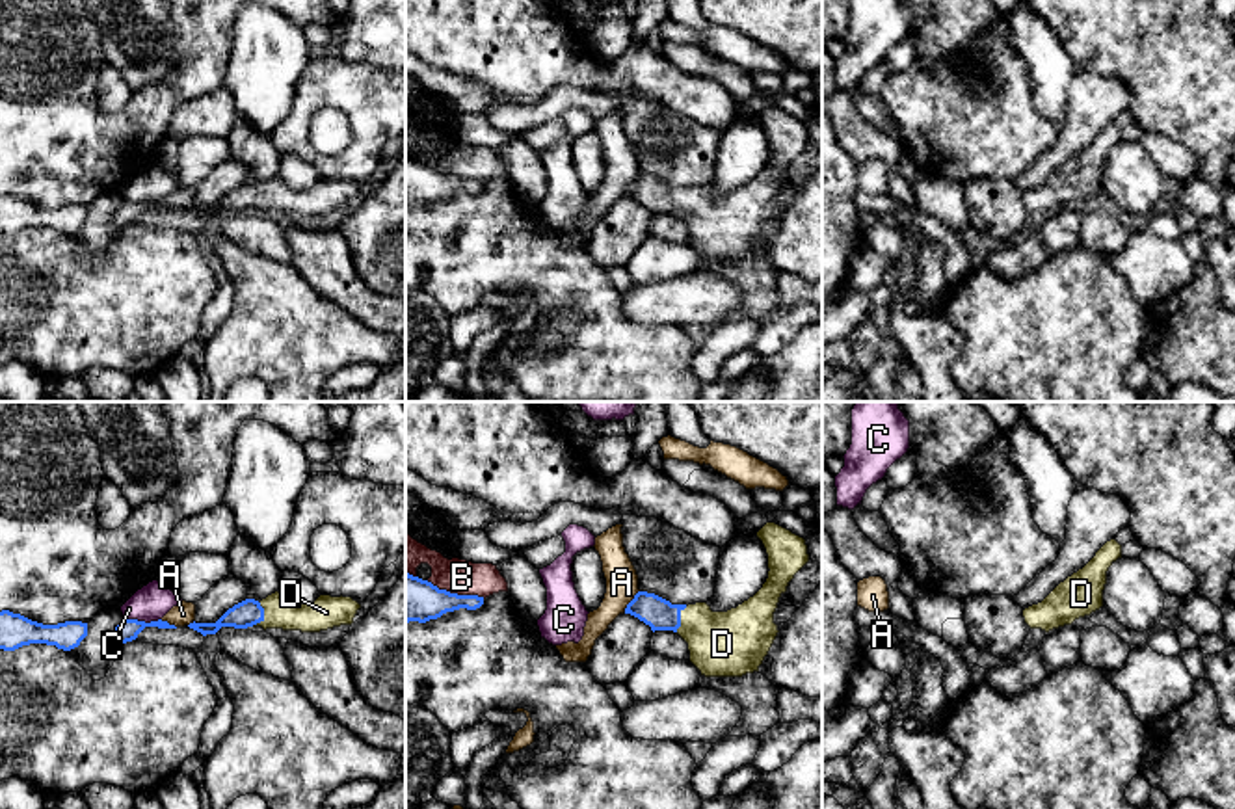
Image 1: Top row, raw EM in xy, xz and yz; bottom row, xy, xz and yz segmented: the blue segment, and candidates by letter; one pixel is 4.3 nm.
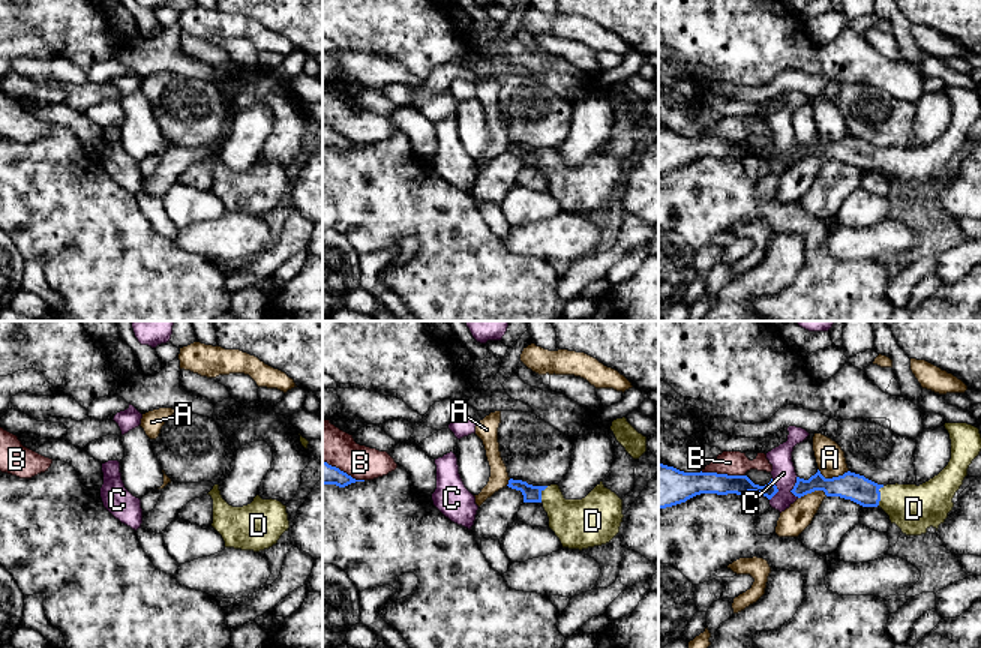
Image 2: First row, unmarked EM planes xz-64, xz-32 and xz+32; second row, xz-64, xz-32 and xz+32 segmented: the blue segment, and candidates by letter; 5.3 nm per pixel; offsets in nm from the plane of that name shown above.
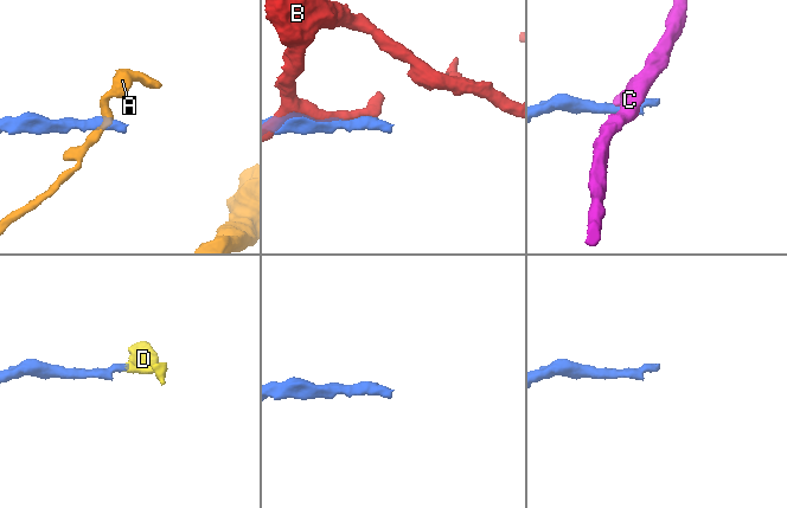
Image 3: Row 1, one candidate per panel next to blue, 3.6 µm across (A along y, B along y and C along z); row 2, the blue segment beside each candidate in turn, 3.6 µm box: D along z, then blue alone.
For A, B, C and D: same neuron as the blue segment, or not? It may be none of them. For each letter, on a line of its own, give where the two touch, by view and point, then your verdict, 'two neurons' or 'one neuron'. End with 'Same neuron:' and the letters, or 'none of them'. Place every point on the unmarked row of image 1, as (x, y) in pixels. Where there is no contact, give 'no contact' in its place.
A: meets blue in xz at (631, 185); two neurons
B: meets blue in xz at (456, 177); two neurons
C: meets blue in xy at (144, 205); two neurons
D: meets blue in xy at (263, 199); one neuron
Same neuron: D

